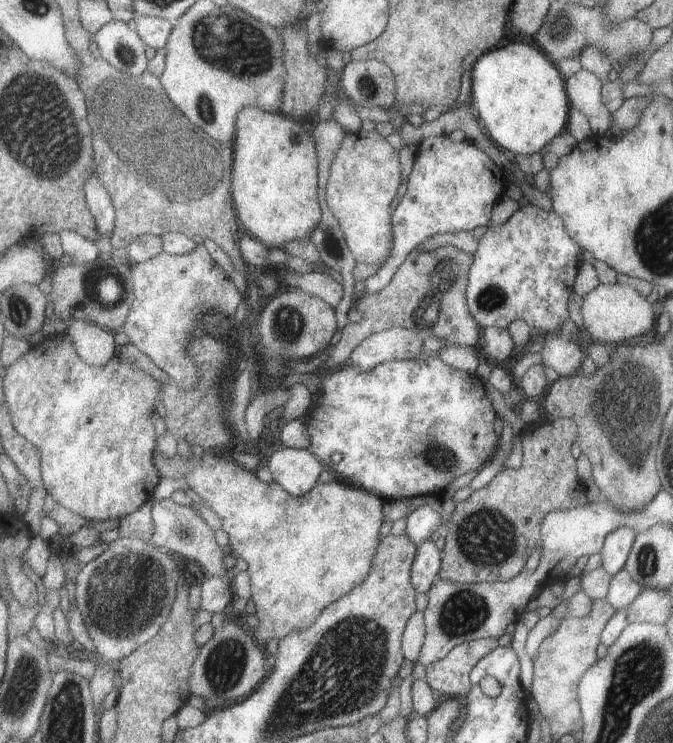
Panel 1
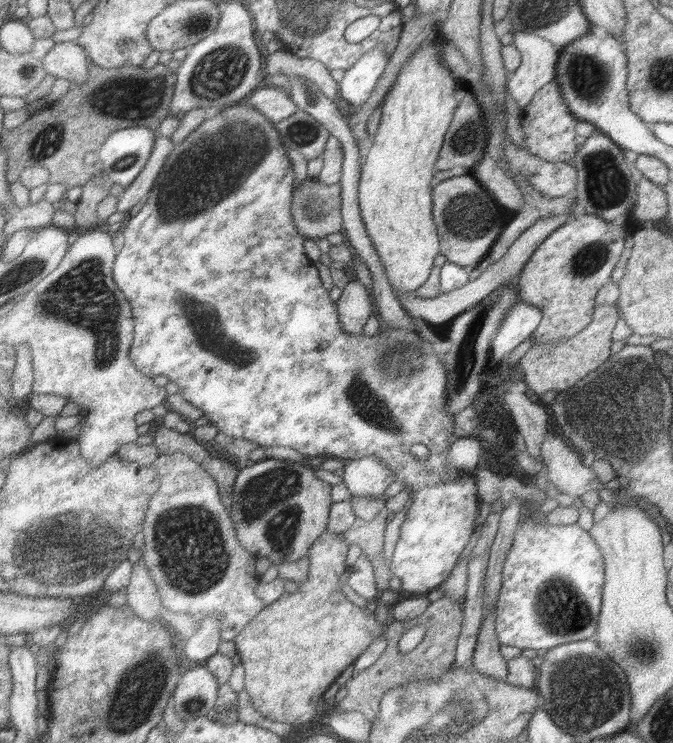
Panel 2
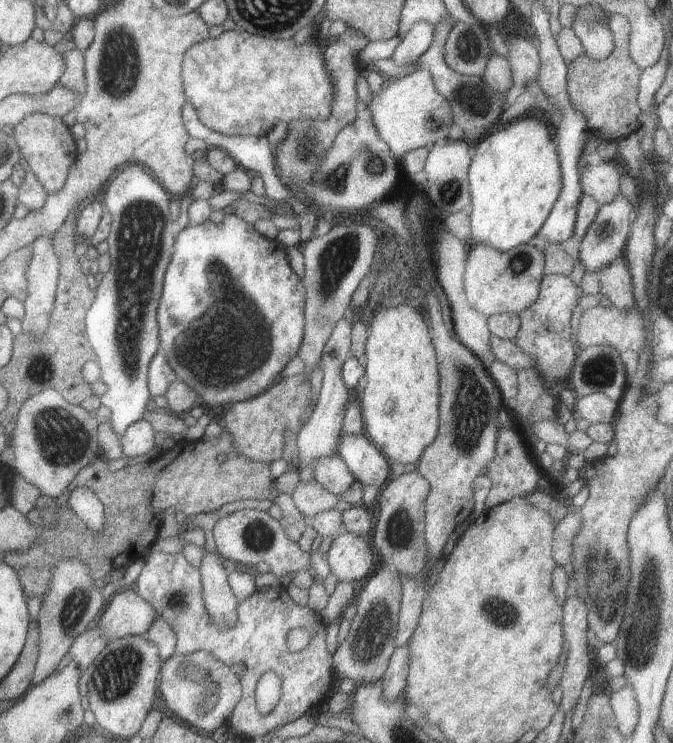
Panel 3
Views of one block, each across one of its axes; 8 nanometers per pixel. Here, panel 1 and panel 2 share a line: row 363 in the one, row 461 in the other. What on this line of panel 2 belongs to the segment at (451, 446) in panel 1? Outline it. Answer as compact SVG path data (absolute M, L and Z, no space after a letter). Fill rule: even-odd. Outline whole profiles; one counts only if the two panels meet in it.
M245 102L221 106L217 116L199 124L185 140L181 140L181 144L173 146L141 210L127 224L123 224L121 228L123 246L121 250L117 250L119 254L115 256L115 264L113 264L113 280L117 288L125 294L125 298L129 300L133 320L135 320L135 334L133 334L129 358L133 360L135 368L141 374L149 378L165 376L169 378L169 382L175 382L179 386L179 394L183 396L183 400L189 402L193 408L199 408L209 418L209 424L217 426L217 430L225 432L227 436L251 440L261 448L263 446L293 448L303 456L327 454L329 458L357 460L363 456L377 454L379 458L383 458L387 466L397 474L397 482L401 486L411 486L413 490L411 508L407 510L407 516L401 524L401 534L395 544L389 568L393 572L393 578L401 580L401 590L417 596L431 588L435 590L439 584L443 584L449 578L449 574L457 566L457 556L463 552L465 544L469 542L469 536L473 534L473 518L477 512L477 498L479 498L475 482L463 480L467 474L463 474L461 470L445 468L445 458L449 450L447 438L453 436L453 418L449 418L449 414L445 412L445 366L441 358L433 354L429 342L425 342L413 332L409 334L405 330L391 330L387 326L381 326L381 332L377 336L367 338L363 334L353 336L343 330L339 322L337 304L329 300L329 290L321 286L321 278L315 264L303 252L305 236L301 236L293 224L291 202L293 202L293 190L297 188L295 186L297 180L293 174L295 172L293 172L291 160L279 140L279 132L275 130L275 124L267 122L267 118L263 118L263 114L257 108L249 108ZM221 202L223 202L223 208L229 212L209 214L209 210ZM217 346L241 348L241 350L229 350L229 352L215 350ZM419 442L429 448L429 458L423 462L417 458L411 458L409 454L409 448Z

